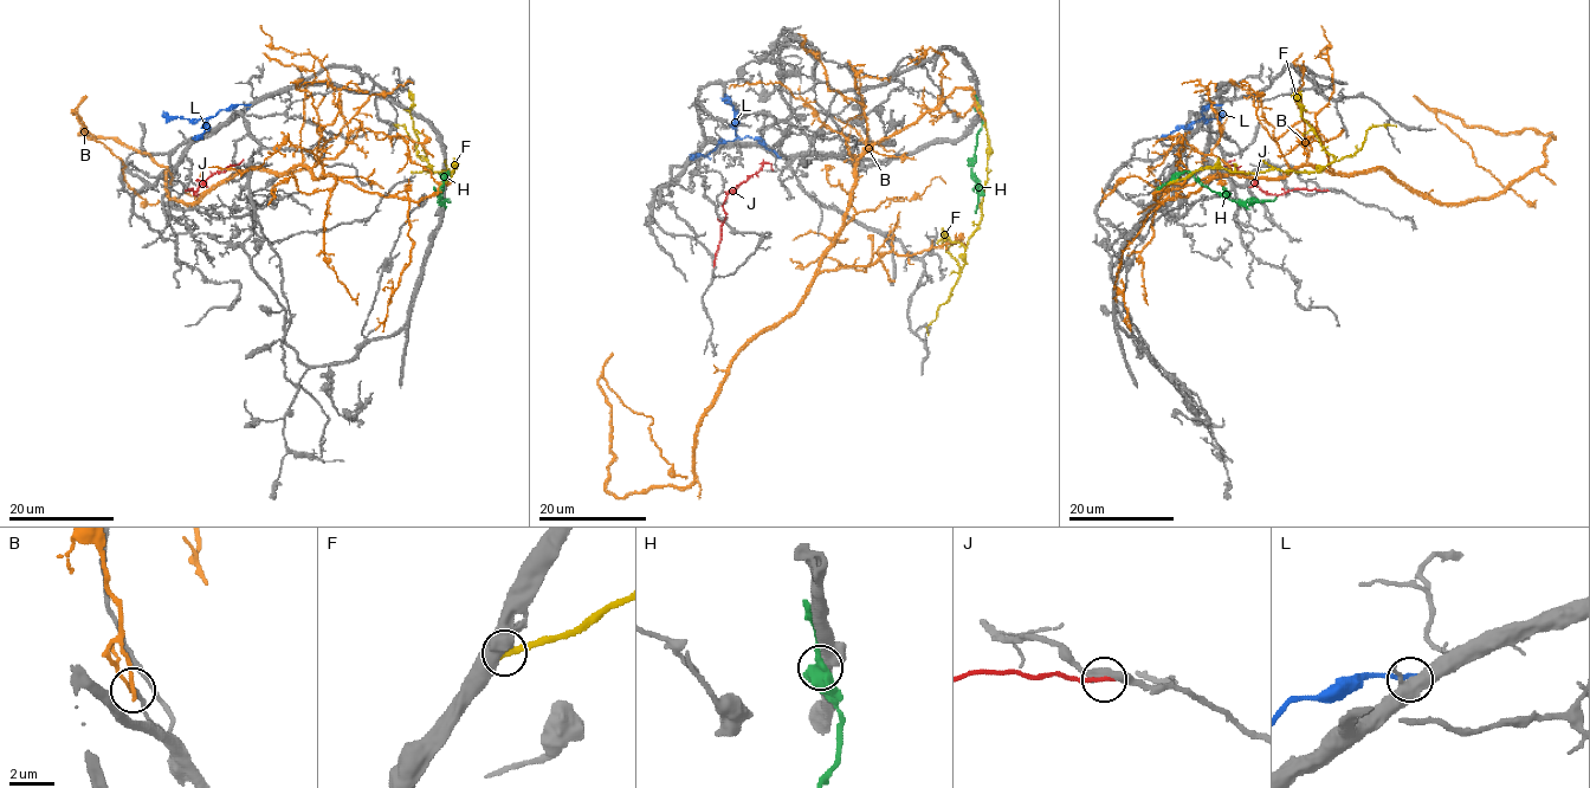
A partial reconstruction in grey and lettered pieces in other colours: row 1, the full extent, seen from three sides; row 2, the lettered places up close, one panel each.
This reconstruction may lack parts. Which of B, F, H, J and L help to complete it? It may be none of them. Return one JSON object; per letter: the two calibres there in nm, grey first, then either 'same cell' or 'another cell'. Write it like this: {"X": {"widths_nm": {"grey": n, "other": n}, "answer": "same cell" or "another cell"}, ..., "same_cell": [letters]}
{"B": {"widths_nm": {"grey": 160, "other": 150}, "answer": "another cell"}, "F": {"widths_nm": {"grey": 460, "other": 320}, "answer": "another cell"}, "H": {"widths_nm": {"grey": 500, "other": 600}, "answer": "another cell"}, "J": {"widths_nm": {"grey": 360, "other": 220}, "answer": "another cell"}, "L": {"widths_nm": {"grey": 480, "other": 320}, "answer": "another cell"}, "same_cell": []}

